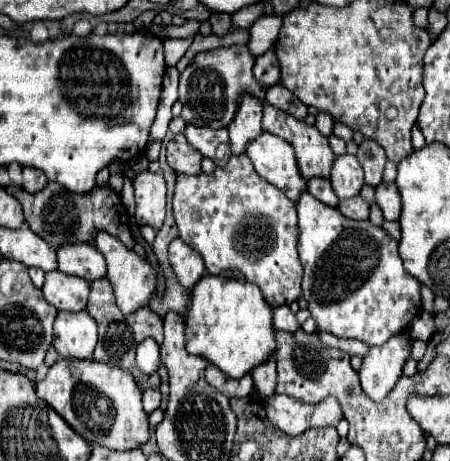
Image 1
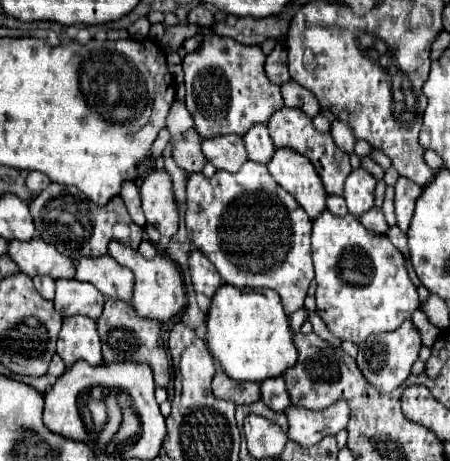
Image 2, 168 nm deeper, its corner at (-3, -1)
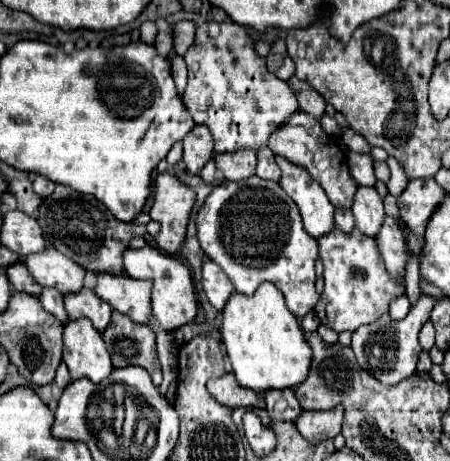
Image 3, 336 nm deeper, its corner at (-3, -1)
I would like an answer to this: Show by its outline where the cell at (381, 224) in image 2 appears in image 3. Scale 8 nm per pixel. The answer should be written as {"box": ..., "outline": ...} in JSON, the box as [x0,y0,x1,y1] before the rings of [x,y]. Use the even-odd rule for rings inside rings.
{"box":[378,218,408,282],"outline":[[[386,218],[384,224],[382,224],[382,232],[378,234],[378,248],[380,248],[380,254],[384,258],[384,264],[386,264],[386,270],[388,274],[400,282],[404,280],[404,274],[406,274],[406,262],[408,262],[408,248],[404,244],[404,236],[396,224],[394,218]]]}

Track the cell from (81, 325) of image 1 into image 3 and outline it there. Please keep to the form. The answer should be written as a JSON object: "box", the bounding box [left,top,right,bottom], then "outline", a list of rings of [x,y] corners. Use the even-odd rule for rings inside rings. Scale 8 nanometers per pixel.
{"box":[64,320,110,384],"outline":[[[70,320],[64,326],[64,362],[72,380],[88,378],[98,384],[110,376],[110,354],[104,346],[102,334],[94,332],[90,320]]]}

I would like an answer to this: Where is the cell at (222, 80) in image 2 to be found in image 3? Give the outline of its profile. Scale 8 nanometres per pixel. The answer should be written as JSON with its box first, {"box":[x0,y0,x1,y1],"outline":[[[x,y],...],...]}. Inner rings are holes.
{"box":[182,22,298,152],"outline":[[[234,22],[198,24],[194,44],[184,54],[184,62],[188,66],[188,84],[182,100],[194,122],[210,128],[216,152],[264,148],[270,134],[298,110],[298,100],[290,86],[268,72],[266,60],[256,54],[248,30]]]}

